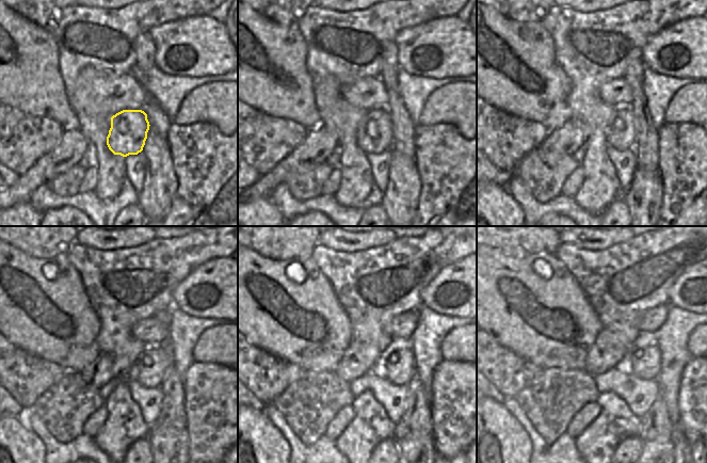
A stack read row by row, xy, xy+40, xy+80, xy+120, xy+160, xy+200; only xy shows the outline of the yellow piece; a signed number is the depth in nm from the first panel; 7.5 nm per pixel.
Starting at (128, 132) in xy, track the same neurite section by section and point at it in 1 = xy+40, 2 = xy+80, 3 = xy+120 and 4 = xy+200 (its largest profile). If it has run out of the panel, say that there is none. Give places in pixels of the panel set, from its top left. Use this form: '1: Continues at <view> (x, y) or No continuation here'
1: Continues at xy+40 (374, 134)
2: Continues at xy+80 (620, 133)
3: Continues at xy+120 (148, 368)
4: Continues at xy+200 (645, 363)

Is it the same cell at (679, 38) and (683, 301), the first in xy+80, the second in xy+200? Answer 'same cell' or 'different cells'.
same cell

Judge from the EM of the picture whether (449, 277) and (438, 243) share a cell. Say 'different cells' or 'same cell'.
different cells

